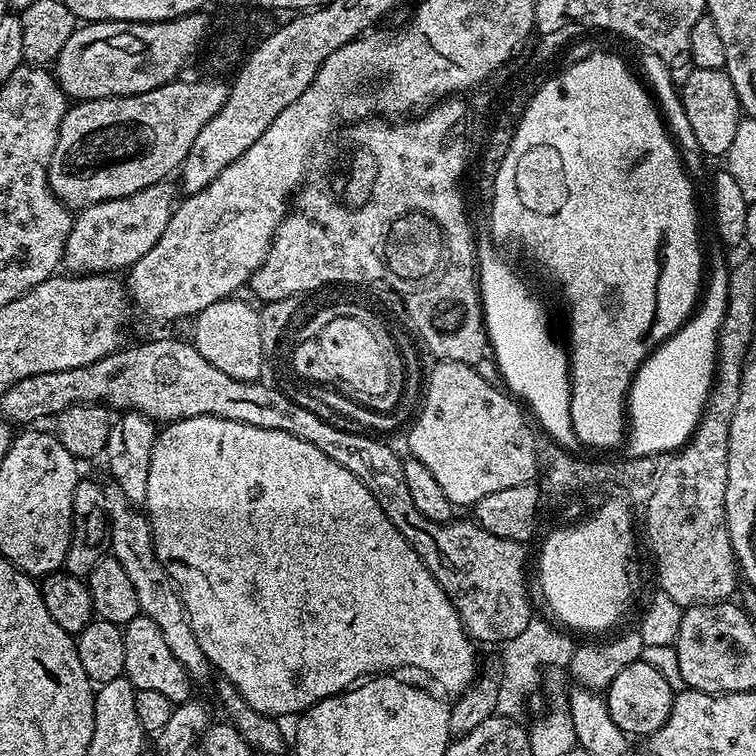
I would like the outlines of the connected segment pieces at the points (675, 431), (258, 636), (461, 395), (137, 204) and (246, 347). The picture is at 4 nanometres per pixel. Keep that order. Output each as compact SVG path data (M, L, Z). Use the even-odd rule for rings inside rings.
M718 242L709 248L707 245L704 254L707 278L701 302L687 323L644 360L632 380L626 409L626 435L631 455L642 458L677 450L692 436L703 416L715 383L720 330L728 305L730 264L726 262L726 252Z
M199 416L165 423L157 431L156 441L150 450L150 474L146 477L146 498L143 507L146 509L148 524L152 527L152 542L158 562L162 562L162 566L172 577L172 582L180 593L185 610L189 616L194 618L192 630L198 640L198 646L202 646L202 654L206 654L208 663L212 665L213 669L217 673L220 672L219 675L223 679L230 681L238 690L238 694L242 694L242 698L246 698L246 702L250 706L254 706L254 710L273 718L285 718L284 716L292 715L295 717L326 698L336 696L340 692L347 692L349 688L365 678L400 670L396 668L417 668L420 672L429 672L446 691L452 692L451 694L463 692L476 680L478 676L478 670L476 670L477 645L470 639L468 631L464 629L464 624L460 620L458 610L452 605L450 598L442 590L442 586L438 586L434 574L430 574L430 570L426 570L422 558L418 558L418 554L406 542L406 538L402 538L402 534L398 534L398 530L394 530L394 522L390 522L390 518L386 518L386 514L382 514L382 506L378 506L374 494L370 494L370 490L366 490L366 486L362 486L362 482L358 482L358 478L354 478L354 474L350 474L350 470L338 466L338 462L334 462L334 458L326 458L326 454L322 454L322 450L318 450L318 446L310 446L310 442L302 442L302 438L294 438L294 434L286 434L282 430L262 430L262 426L246 426L242 422L234 422L217 416Z
M441 360L433 365L427 373L430 384L423 389L422 403L414 416L416 425L408 432L411 459L422 462L422 466L434 474L438 486L442 486L446 498L450 498L454 506L475 506L482 498L486 498L486 494L533 483L537 479L538 463L524 426L525 409L507 391L499 392L501 389L497 385L486 382L486 378L479 376L473 365L449 360Z
M161 182L146 186L146 190L138 190L138 194L133 196L98 202L91 204L89 208L79 209L66 238L63 267L72 274L116 274L121 271L119 268L131 269L138 258L148 253L156 245L158 238L166 234L166 226L170 222L174 201L177 199L177 189L172 189L170 185L171 183Z
M225 298L206 306L191 321L191 344L196 347L198 354L210 362L210 366L222 370L222 374L230 374L230 378L239 380L260 380L266 369L263 362L262 346L263 333L259 321L260 313L251 308L240 298Z

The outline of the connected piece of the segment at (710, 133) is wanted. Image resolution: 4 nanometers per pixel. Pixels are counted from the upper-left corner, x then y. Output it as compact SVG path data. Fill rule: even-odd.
M693 68L679 89L679 96L703 155L708 158L727 157L730 145L734 143L734 133L738 131L742 119L738 90L734 90L734 82L730 82L727 72L723 68L718 70Z

